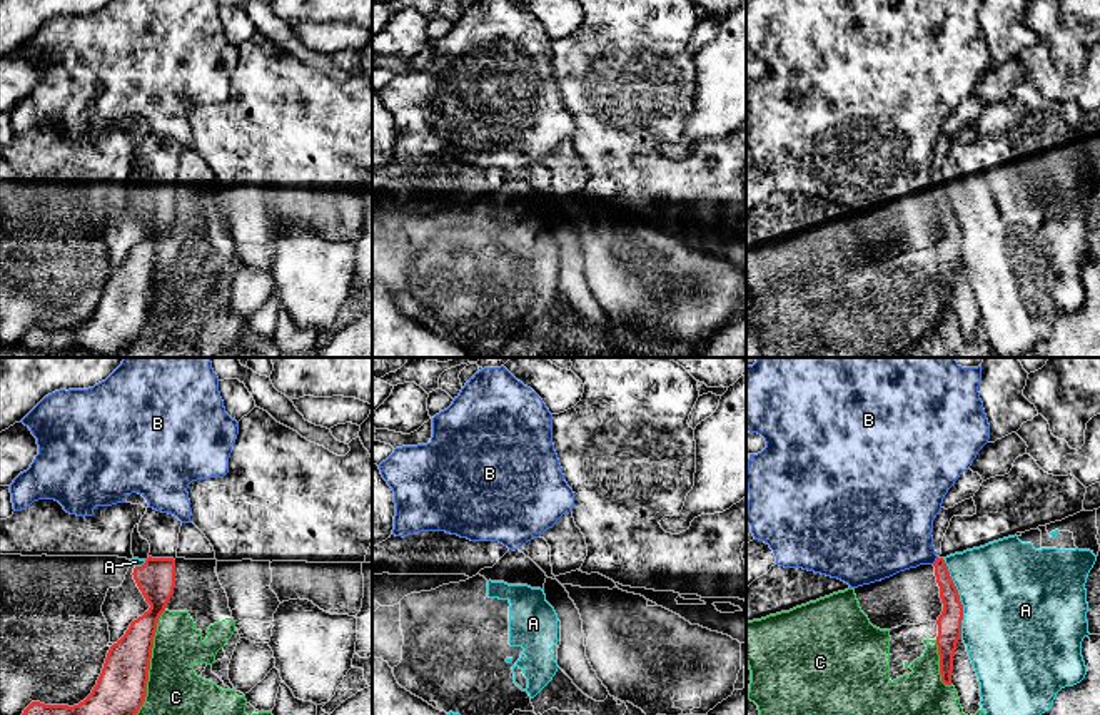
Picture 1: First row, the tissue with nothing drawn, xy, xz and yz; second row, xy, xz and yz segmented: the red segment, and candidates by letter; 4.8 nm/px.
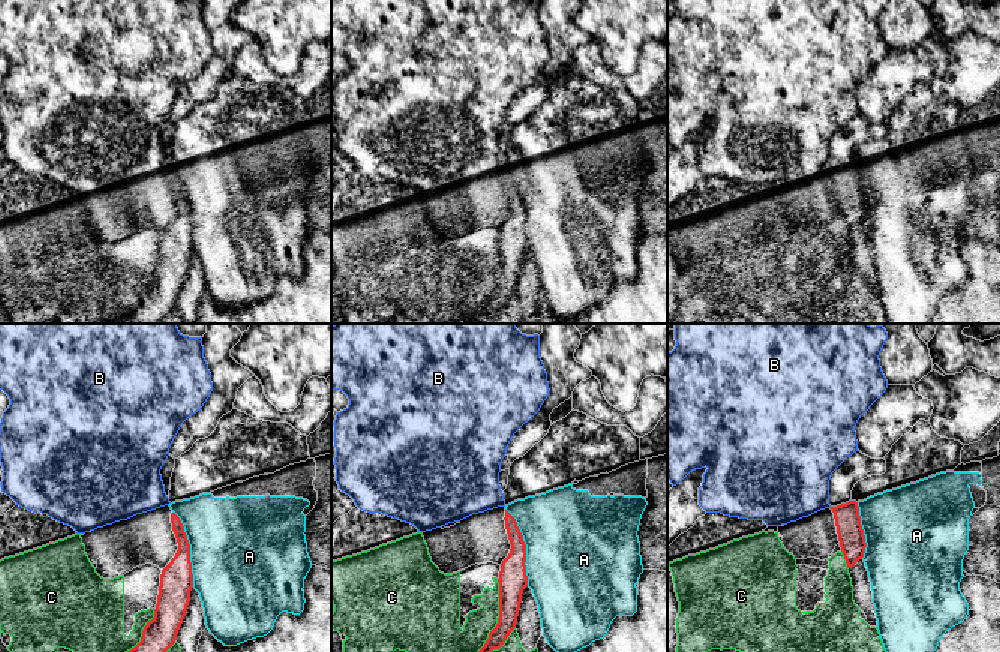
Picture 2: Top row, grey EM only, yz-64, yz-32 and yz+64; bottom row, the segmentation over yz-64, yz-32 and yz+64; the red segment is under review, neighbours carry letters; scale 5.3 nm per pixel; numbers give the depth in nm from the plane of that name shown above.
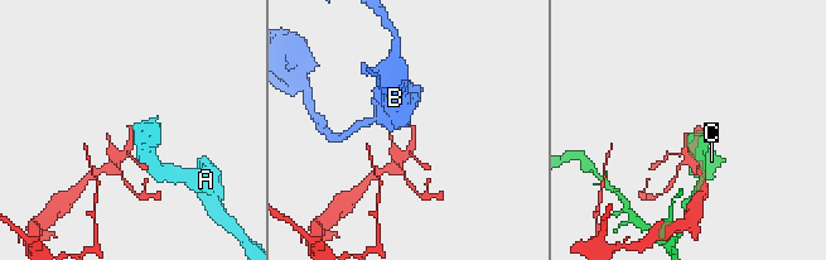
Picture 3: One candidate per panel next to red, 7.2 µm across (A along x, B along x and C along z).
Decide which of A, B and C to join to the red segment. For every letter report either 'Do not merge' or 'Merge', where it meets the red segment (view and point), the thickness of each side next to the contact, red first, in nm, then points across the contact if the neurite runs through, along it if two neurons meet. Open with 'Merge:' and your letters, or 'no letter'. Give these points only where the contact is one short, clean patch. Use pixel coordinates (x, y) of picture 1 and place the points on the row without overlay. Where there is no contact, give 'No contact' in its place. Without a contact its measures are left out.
Merge: no letter
A: Do not merge. Touches red at yz (958, 224). Thickness 110 nm (red) against 480 nm. Boundary: yz (942, 184), (962, 231), (962, 264)
B: Do not merge. Touches red at yz (937, 186). Thickness 100 nm (red) against 360 nm. Boundary: yz (937, 182), (932, 189)
C: Do not merge. Touches red at xy (149, 294). Thickness 240 nm (red) against 360 nm

